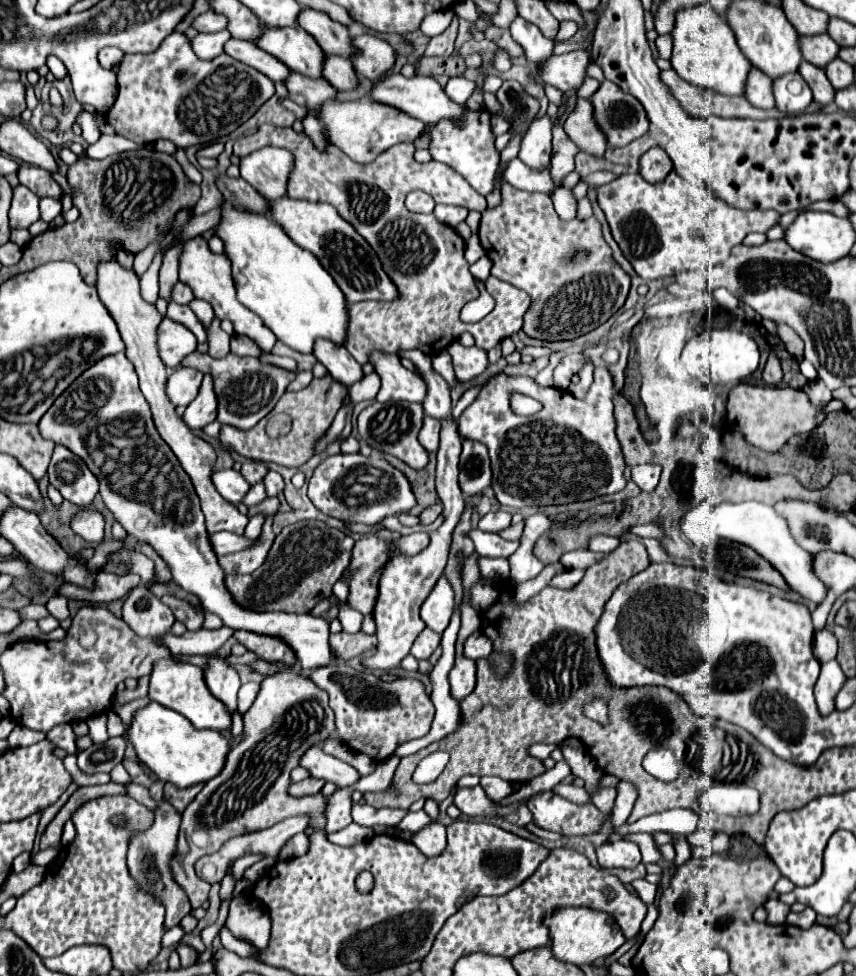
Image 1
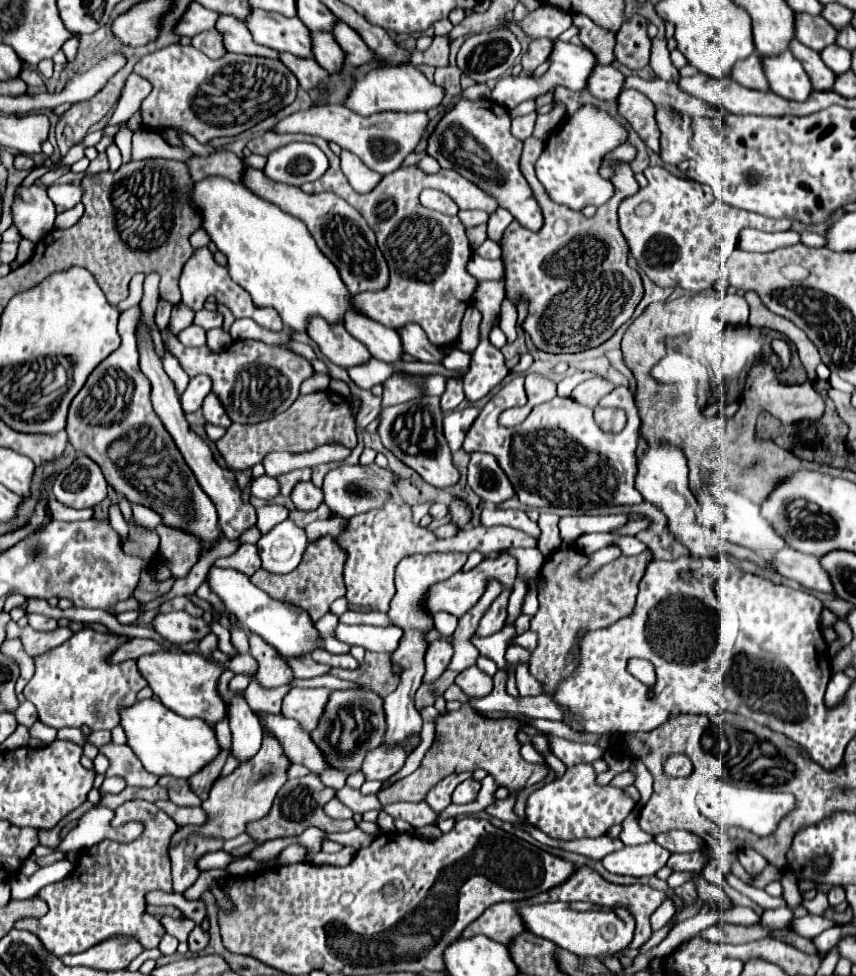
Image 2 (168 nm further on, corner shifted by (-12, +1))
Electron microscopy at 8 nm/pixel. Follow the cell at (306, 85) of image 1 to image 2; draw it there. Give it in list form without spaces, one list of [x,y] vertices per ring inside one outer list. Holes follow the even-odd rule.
[[[280,53],[280,61],[298,77],[300,87],[310,91],[316,85],[320,85],[328,73],[314,61],[314,59],[300,59],[296,55],[288,55],[288,53]]]

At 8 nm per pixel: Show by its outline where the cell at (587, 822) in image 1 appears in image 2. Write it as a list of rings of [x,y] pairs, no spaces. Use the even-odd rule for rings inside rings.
[[[580,763],[568,767],[566,775],[534,791],[526,803],[526,819],[534,827],[542,829],[546,835],[562,841],[584,839],[584,837],[602,837],[612,825],[620,825],[628,813],[634,809],[634,801],[624,789],[612,785],[598,785],[596,771],[592,763]]]

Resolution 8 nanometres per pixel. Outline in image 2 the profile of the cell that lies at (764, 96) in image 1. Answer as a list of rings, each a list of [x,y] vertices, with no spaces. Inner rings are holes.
[[[752,53],[750,59],[742,59],[740,63],[736,63],[736,67],[732,67],[732,79],[748,89],[770,91],[768,81],[766,81],[764,71],[762,71],[760,57],[756,53]]]

